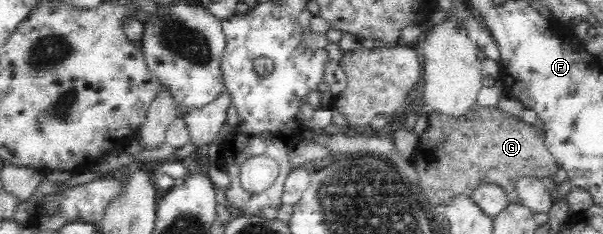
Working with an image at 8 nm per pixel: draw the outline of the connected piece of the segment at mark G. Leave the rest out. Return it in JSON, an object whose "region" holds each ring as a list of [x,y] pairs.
{"region":[[[475,103],[464,117],[453,119],[429,113],[430,127],[419,138],[413,154],[413,165],[421,178],[421,186],[427,194],[428,206],[448,203],[452,196],[461,193],[472,196],[481,182],[496,182],[512,196],[513,186],[521,176],[554,177],[560,168],[544,143],[543,129],[528,125],[521,118],[501,111],[496,105],[482,107]]]}

